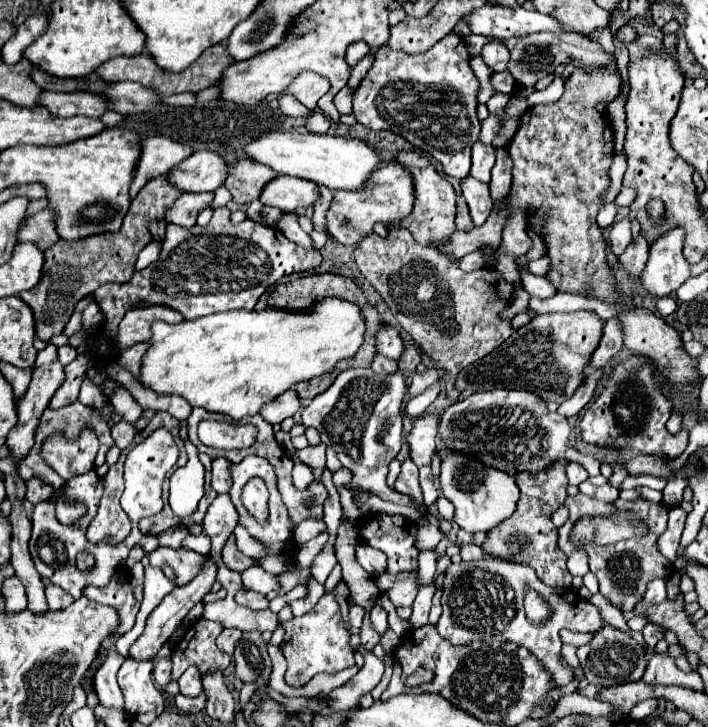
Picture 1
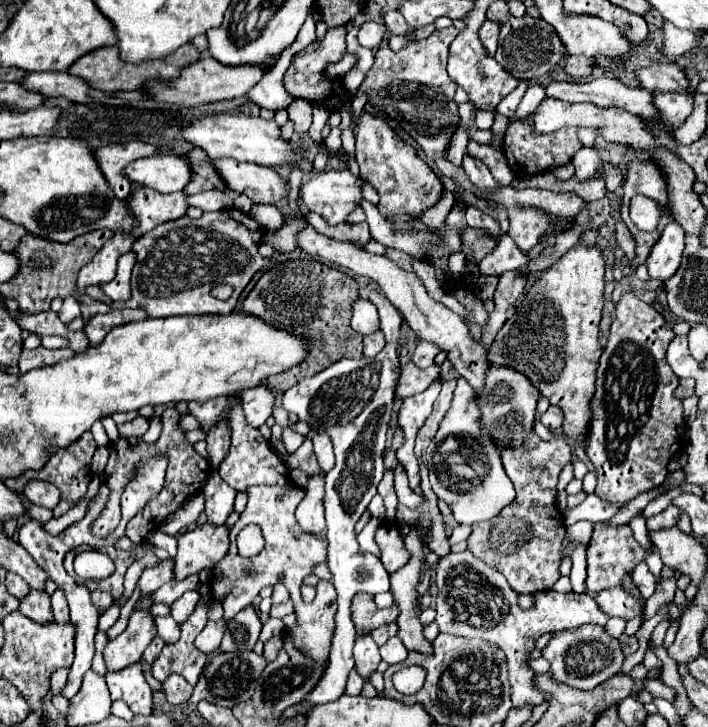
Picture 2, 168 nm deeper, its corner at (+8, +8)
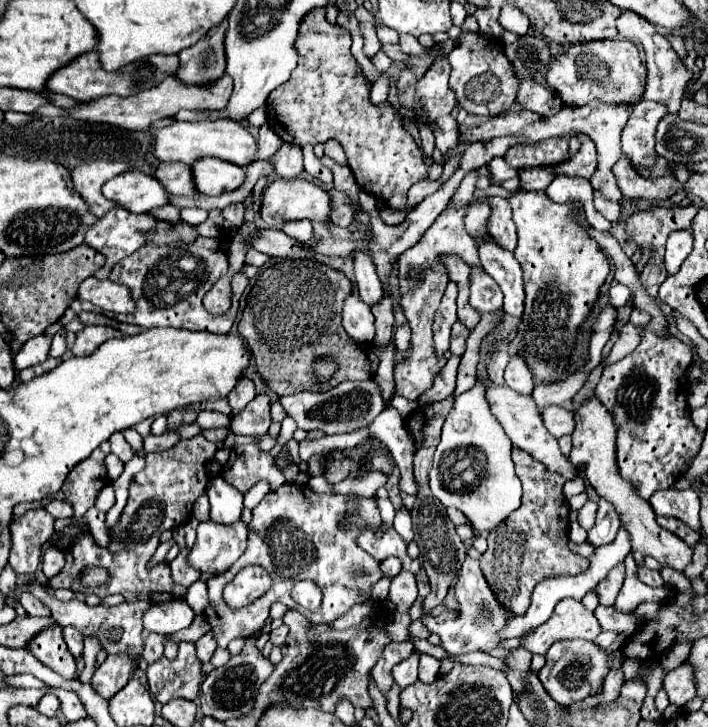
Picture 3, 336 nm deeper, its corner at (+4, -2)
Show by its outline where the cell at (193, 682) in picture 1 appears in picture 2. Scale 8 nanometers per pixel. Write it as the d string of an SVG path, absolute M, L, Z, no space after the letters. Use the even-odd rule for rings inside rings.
M170 675L164 681L164 695L170 705L184 705L192 695L192 685L180 675Z

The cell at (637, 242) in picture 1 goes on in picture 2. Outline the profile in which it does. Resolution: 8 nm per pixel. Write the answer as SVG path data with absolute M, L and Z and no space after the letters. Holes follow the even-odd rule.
M624 293L620 303L616 305L616 319L610 329L608 345L600 357L600 365L596 371L596 395L592 399L592 423L590 433L586 437L586 455L596 467L598 483L596 495L604 501L624 505L640 493L646 493L660 485L666 479L666 465L672 455L684 449L684 415L682 401L676 397L678 377L670 369L666 361L666 349L674 339L674 331L670 323L658 313L652 305L634 297L634 293Z

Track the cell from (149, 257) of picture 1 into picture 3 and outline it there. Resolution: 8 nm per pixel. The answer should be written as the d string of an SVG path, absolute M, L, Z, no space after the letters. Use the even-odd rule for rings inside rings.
M88 277L80 285L78 297L94 303L104 311L114 311L114 313L132 313L136 307L128 287L122 287L120 283L114 281L98 281L96 277Z

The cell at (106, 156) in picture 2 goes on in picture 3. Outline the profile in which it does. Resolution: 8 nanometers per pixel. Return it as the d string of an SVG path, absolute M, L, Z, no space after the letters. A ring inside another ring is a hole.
M92 161L82 163L80 167L72 169L72 181L76 183L76 191L84 195L86 203L92 205L92 213L102 217L112 207L116 207L114 201L106 199L102 193L102 185L110 181L112 177L130 171L132 165L128 161Z

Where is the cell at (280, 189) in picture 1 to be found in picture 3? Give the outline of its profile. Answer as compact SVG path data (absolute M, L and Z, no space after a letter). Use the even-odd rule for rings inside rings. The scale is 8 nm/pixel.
M200 159L200 163L192 165L192 171L196 171L196 187L200 187L202 195L236 191L246 179L246 171L242 167L220 159Z

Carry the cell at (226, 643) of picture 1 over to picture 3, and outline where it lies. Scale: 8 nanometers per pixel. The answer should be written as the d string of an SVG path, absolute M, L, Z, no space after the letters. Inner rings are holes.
M208 631L204 637L200 637L198 641L196 641L196 651L198 651L198 659L202 661L202 663L208 663L210 659L212 659L212 655L214 655L214 651L216 651L216 637Z

